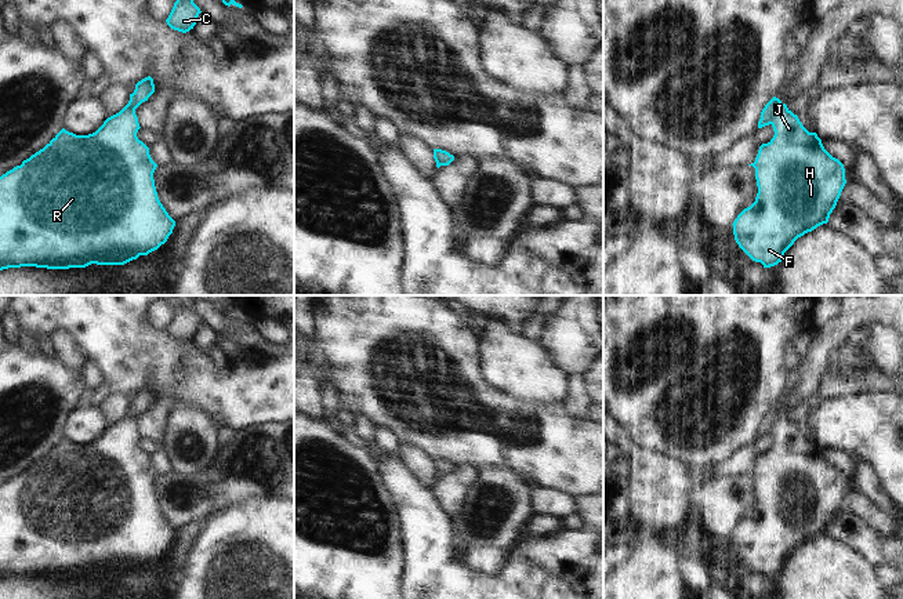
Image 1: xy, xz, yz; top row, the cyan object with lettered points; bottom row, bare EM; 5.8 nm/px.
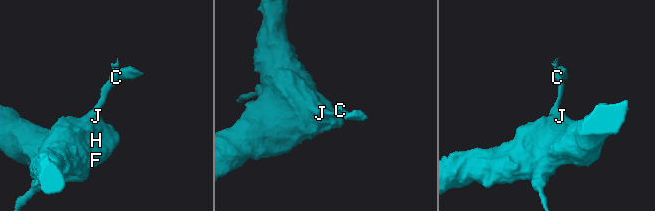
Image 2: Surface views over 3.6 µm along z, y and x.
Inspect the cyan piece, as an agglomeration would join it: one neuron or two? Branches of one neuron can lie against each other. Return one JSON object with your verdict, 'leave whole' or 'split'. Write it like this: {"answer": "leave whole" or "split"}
{"answer": "split"}

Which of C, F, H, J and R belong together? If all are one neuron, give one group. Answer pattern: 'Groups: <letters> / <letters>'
Groups: C / F H J R.

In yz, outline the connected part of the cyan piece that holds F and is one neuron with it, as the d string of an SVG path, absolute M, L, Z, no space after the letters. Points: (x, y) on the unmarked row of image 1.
M786 413L780 414L772 436L773 447L759 455L755 471L748 473L755 478L755 511L732 533L739 556L764 577L781 571L798 547L828 531L846 493L844 473L824 458L817 443L809 442Z

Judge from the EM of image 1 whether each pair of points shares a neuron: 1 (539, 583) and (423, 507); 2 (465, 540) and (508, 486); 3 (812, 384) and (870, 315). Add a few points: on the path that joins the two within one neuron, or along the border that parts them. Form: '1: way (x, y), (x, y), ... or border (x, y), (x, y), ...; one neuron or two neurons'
1: way (503, 584), (470, 584), (428, 543); one neuron
2: way (475, 526), (499, 500); one neuron
3: way (815, 363), (820, 349), (849, 320); one neuron

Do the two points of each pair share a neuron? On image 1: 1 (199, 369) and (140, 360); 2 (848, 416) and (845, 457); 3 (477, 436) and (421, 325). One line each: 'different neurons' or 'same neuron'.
1: same neuron
2: different neurons
3: same neuron

